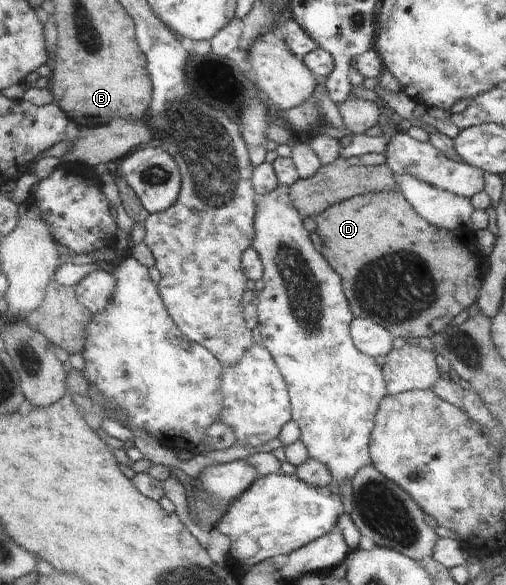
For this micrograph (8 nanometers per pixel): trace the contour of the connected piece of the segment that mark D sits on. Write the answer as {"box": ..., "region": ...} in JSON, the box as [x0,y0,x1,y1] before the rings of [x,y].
{"box":[316,191,484,341],"region":[[[400,191],[369,192],[353,196],[325,210],[322,215],[316,217],[316,222],[317,232],[322,238],[323,254],[329,258],[331,267],[343,277],[344,294],[351,304],[352,312],[356,317],[369,318],[380,326],[384,326],[395,337],[404,336],[410,338],[411,341],[417,341],[420,337],[435,337],[437,334],[442,334],[458,316],[465,315],[467,308],[479,299],[483,288],[484,256],[481,253],[478,254],[476,250],[470,250],[468,242],[463,238],[463,232],[438,228],[422,218]]]}

